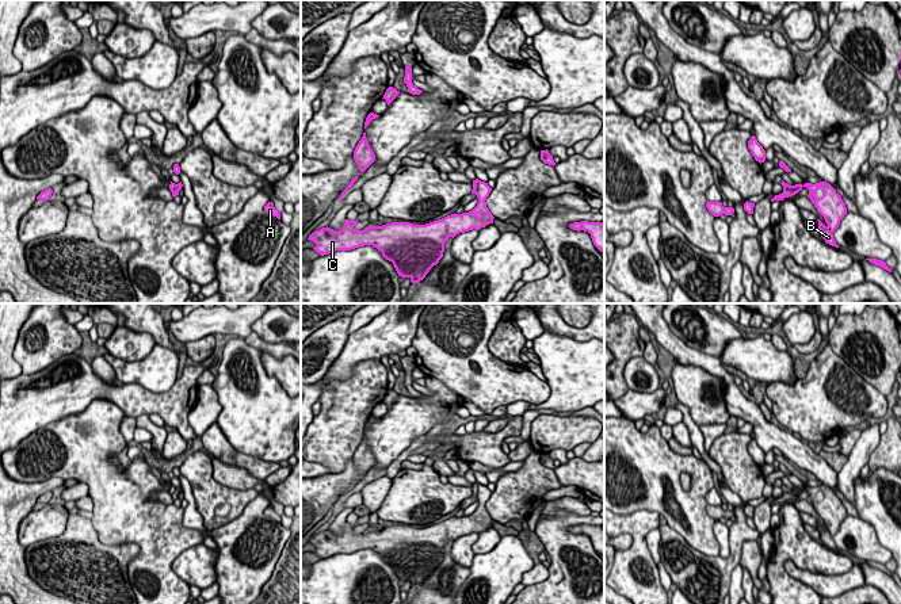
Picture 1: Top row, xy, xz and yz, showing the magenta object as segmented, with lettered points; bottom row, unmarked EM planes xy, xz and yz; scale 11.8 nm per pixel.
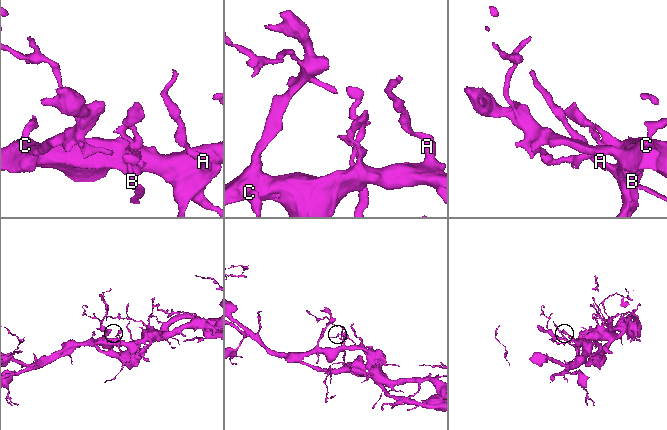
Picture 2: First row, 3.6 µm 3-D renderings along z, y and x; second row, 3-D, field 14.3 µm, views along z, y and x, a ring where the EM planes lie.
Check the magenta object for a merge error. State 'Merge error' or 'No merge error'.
Merge error

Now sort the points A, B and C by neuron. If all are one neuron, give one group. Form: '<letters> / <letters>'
A C / B

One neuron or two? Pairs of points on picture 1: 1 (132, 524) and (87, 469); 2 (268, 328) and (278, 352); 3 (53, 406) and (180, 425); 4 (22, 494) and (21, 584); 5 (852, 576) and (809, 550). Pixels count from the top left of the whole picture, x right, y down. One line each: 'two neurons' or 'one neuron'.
1: one neuron
2: two neurons
3: one neuron
4: one neuron
5: two neurons

